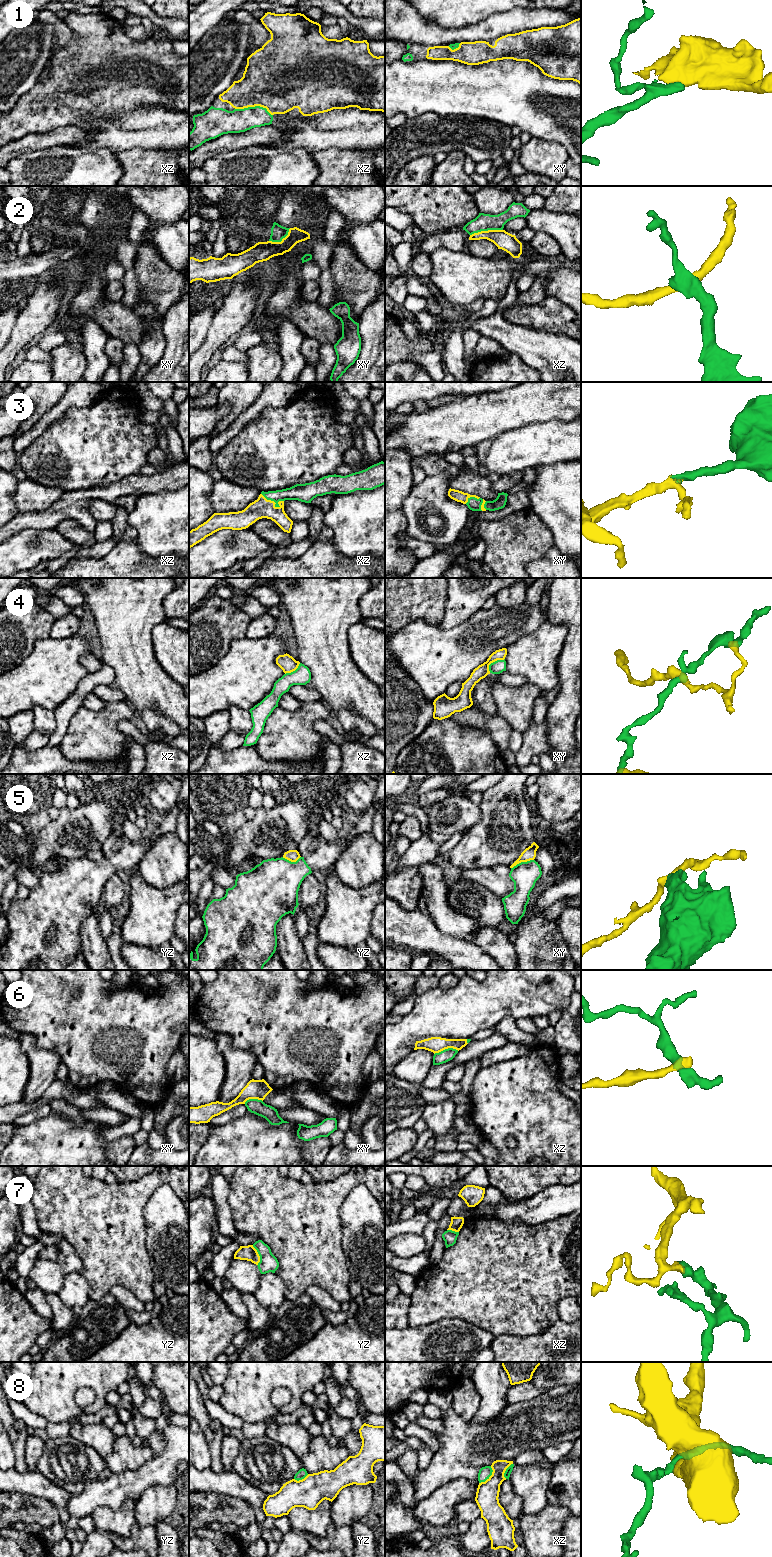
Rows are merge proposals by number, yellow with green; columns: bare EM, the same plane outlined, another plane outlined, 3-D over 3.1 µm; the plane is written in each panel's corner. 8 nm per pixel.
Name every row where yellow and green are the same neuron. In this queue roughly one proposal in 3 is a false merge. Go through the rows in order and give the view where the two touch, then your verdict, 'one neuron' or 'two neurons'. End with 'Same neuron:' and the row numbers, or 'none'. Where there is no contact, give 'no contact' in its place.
1: meets yellow in xz; one neuron
2: meets yellow in xz; two neurons
3: meets yellow in xz; one neuron
4: meets yellow in xy; two neurons
5: meets yellow in xy; two neurons
6: meets yellow in xz; two neurons
7: meets yellow in yz; one neuron
8: meets yellow in xz; two neurons
Same neuron: 1, 3, 7

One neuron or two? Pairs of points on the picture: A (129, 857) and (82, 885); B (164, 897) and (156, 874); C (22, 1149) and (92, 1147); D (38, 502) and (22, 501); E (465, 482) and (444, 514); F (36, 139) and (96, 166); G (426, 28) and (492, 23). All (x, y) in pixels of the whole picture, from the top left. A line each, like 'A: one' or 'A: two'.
A: one
B: two
C: one
D: one
E: two
F: two
G: one

